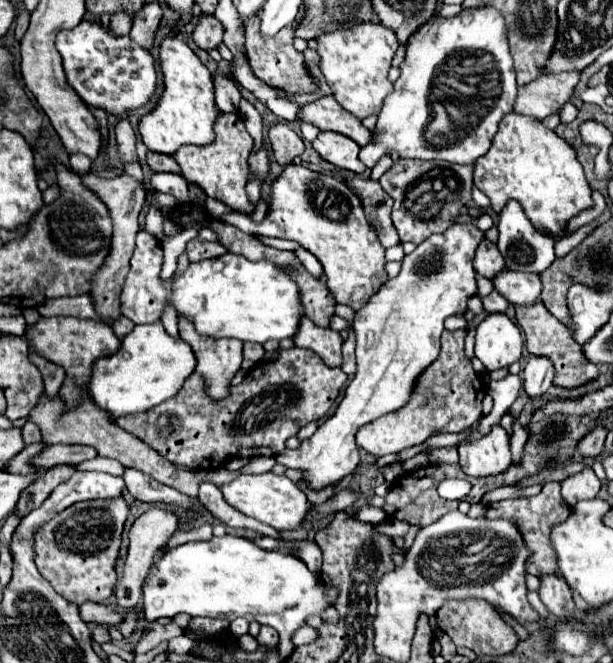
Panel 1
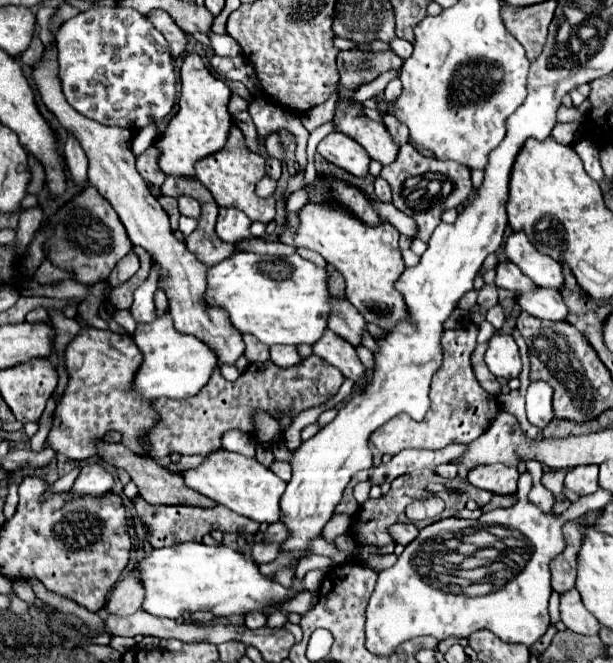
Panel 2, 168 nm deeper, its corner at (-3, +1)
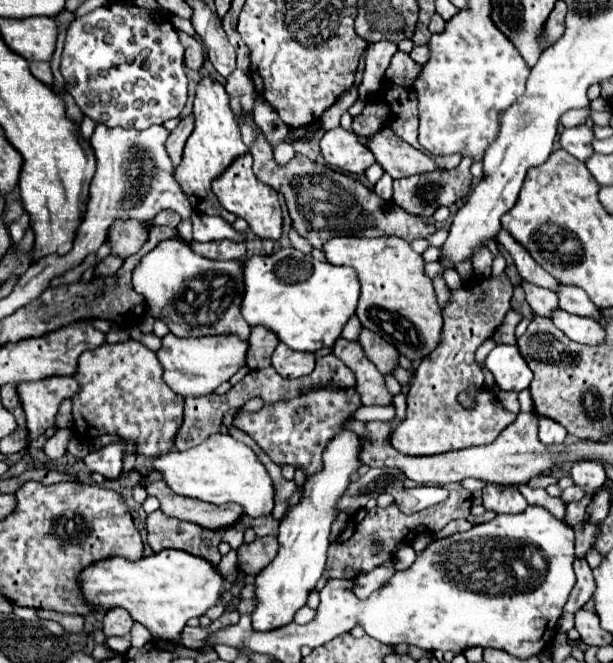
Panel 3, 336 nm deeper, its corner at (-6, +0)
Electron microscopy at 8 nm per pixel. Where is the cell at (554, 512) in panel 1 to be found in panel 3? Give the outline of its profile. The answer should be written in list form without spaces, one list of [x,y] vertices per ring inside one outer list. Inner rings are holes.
[[[574,559],[574,573],[576,573],[576,585],[568,597],[568,603],[564,605],[564,611],[570,611],[570,613],[584,607],[596,589],[592,571],[590,571],[590,565],[586,559]]]

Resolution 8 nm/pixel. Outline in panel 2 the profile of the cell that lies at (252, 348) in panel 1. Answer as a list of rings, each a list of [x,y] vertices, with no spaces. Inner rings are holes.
[[[243,334],[243,340],[247,344],[245,358],[249,362],[265,362],[265,360],[269,360],[269,346],[265,346],[263,342],[257,342],[257,338],[253,338],[251,334]]]

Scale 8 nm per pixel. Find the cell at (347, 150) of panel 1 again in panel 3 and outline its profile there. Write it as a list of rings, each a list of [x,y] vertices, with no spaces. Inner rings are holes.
[[[342,127],[326,131],[326,135],[320,139],[320,149],[326,163],[344,173],[362,175],[376,161],[360,137]]]

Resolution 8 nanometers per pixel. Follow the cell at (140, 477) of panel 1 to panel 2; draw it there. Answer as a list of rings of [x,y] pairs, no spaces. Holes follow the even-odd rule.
[[[143,498],[135,500],[135,510],[139,520],[143,522],[143,528],[147,532],[147,540],[153,548],[163,548],[163,546],[173,546],[177,542],[201,542],[205,534],[213,530],[221,532],[237,532],[237,534],[257,534],[259,524],[253,522],[251,518],[233,514],[225,506],[215,506],[215,508],[193,508],[193,506],[153,506],[147,504]]]

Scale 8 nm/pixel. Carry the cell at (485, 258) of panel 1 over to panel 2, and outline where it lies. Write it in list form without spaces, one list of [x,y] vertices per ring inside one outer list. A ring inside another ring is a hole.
[[[505,262],[505,264],[499,264],[497,268],[497,278],[495,278],[495,284],[499,288],[507,288],[511,292],[533,292],[537,286],[531,278],[527,278],[519,266],[515,266],[513,262]]]

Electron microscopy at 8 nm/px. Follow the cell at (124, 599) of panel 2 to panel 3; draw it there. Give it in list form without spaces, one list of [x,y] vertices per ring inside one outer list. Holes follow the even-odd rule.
[[[112,607],[104,615],[104,633],[106,633],[106,637],[110,637],[110,635],[124,637],[124,635],[130,633],[132,623],[134,623],[134,619],[126,609]]]

